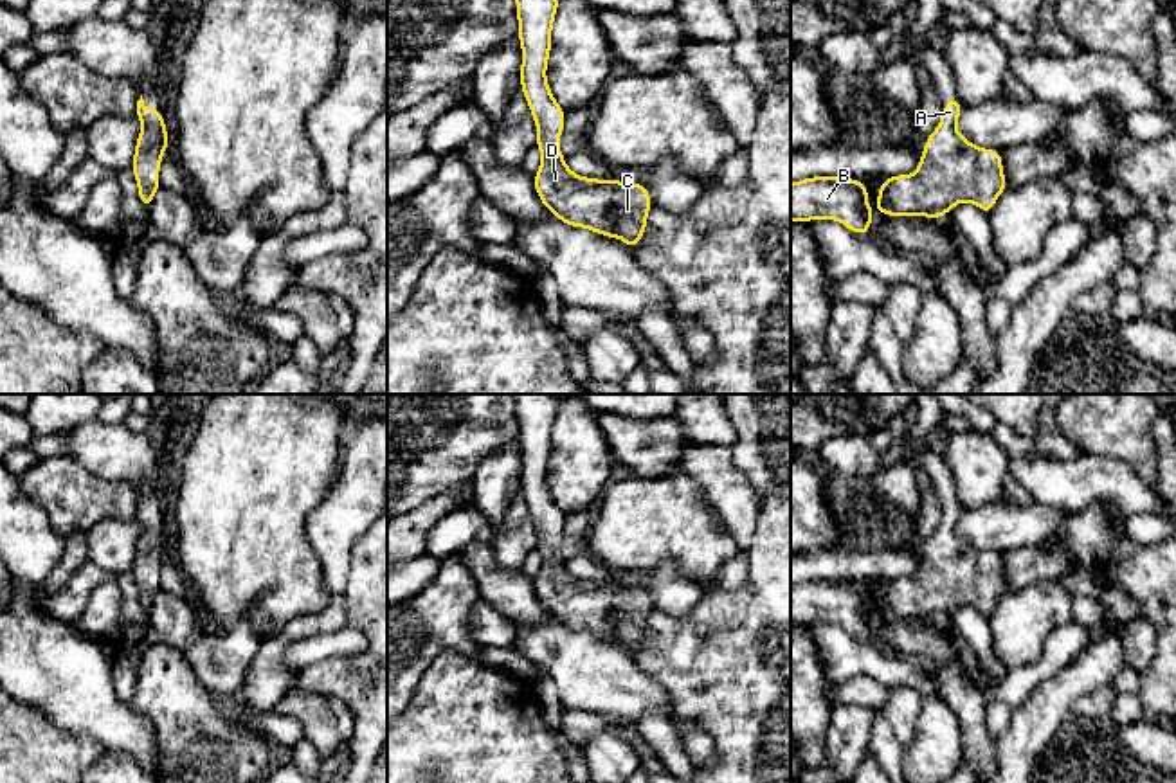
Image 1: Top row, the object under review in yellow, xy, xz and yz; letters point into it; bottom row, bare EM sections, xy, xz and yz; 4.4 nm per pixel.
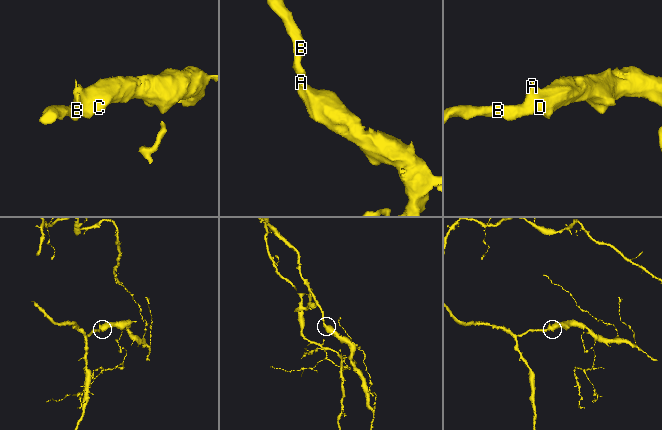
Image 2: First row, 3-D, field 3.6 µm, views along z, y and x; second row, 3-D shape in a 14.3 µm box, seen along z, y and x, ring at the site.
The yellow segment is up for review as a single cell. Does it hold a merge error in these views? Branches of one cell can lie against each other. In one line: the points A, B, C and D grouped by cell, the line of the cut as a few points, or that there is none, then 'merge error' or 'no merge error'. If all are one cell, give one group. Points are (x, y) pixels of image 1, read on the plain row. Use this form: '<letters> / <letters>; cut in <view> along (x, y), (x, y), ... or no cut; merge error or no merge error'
A B C D; no cut; no merge error

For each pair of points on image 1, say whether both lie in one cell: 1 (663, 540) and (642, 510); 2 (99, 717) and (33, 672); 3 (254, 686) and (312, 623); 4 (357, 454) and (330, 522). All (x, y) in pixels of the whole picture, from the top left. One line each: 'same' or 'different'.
1: same
2: same
3: same
4: same

